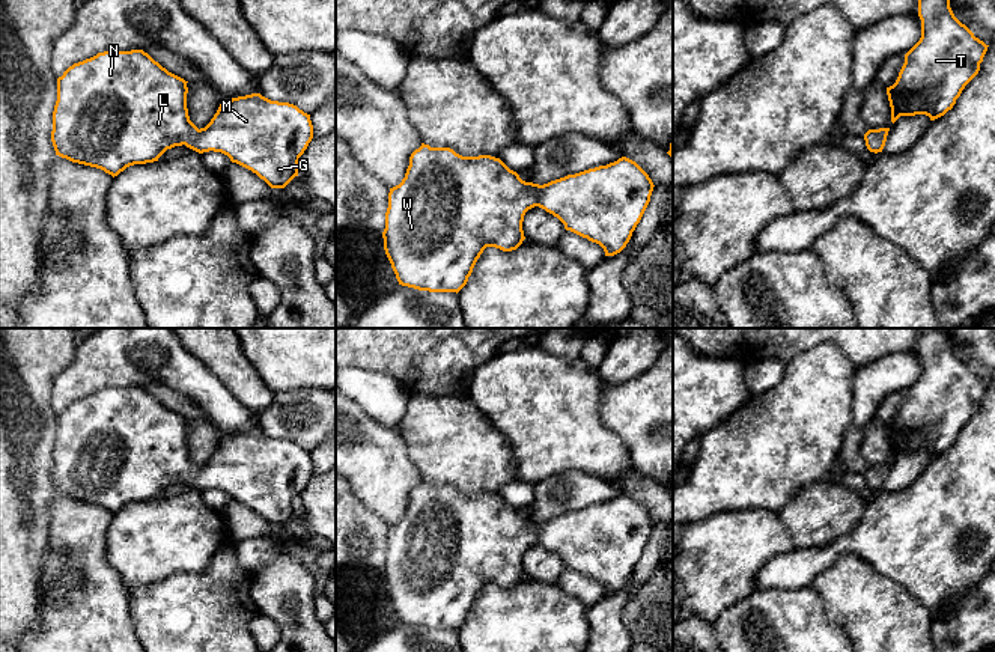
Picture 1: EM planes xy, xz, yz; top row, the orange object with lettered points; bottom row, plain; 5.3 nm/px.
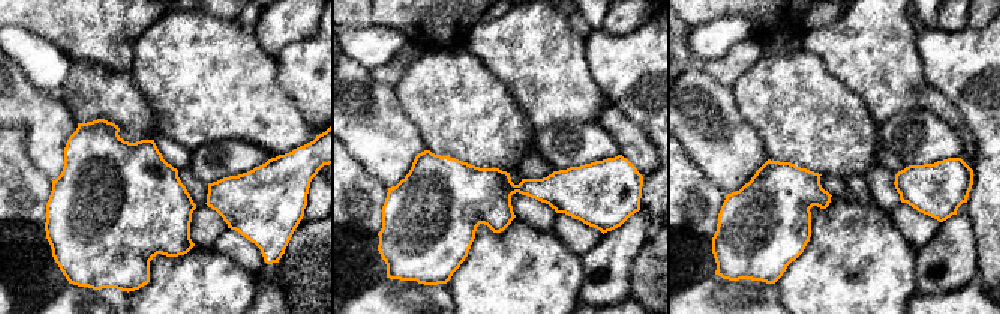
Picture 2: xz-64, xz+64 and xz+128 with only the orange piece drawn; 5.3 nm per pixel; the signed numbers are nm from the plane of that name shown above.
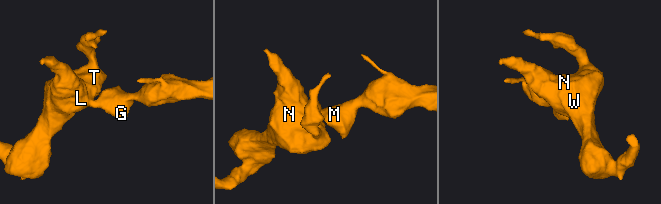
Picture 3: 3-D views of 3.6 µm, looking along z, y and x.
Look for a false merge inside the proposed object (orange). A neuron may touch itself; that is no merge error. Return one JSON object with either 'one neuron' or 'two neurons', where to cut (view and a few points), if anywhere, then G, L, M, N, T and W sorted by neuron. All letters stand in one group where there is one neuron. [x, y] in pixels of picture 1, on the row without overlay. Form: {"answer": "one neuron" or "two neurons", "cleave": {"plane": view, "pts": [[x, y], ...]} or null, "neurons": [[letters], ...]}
{"answer": "one neuron", "cleave": null, "neurons": [["G", "L", "M", "N", "T", "W"]]}

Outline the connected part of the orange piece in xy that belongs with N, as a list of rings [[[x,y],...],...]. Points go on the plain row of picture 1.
[[[143,387],[104,388],[69,404],[57,416],[57,438],[53,449],[51,479],[56,492],[72,500],[104,507],[113,515],[134,501],[158,498],[158,495],[175,483],[203,489],[221,489],[263,516],[271,526],[285,526],[298,513],[300,494],[313,476],[310,452],[289,440],[271,438],[260,431],[251,431],[226,437],[205,465],[197,465],[188,453],[184,416],[169,410]]]

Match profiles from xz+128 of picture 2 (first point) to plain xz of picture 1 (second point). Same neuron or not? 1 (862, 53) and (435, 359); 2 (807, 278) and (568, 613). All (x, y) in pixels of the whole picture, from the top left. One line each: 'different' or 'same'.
1: different
2: same

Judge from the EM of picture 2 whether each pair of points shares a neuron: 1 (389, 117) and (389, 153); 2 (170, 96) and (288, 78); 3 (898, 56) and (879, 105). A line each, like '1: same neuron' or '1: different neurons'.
1: same neuron
2: different neurons
3: same neuron

